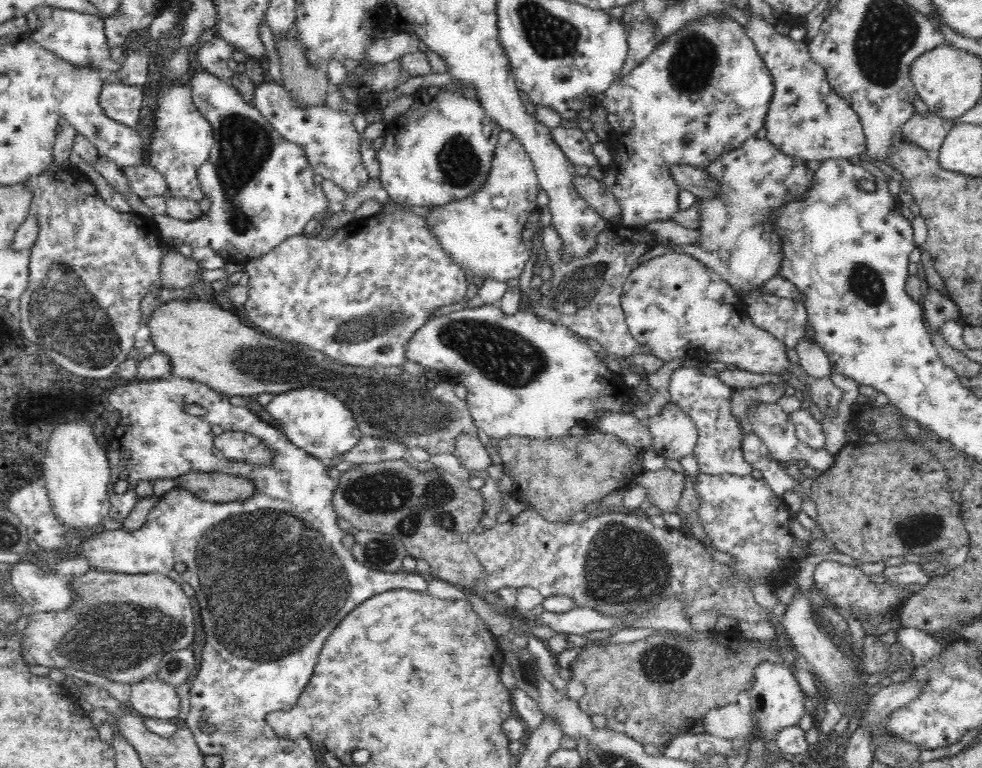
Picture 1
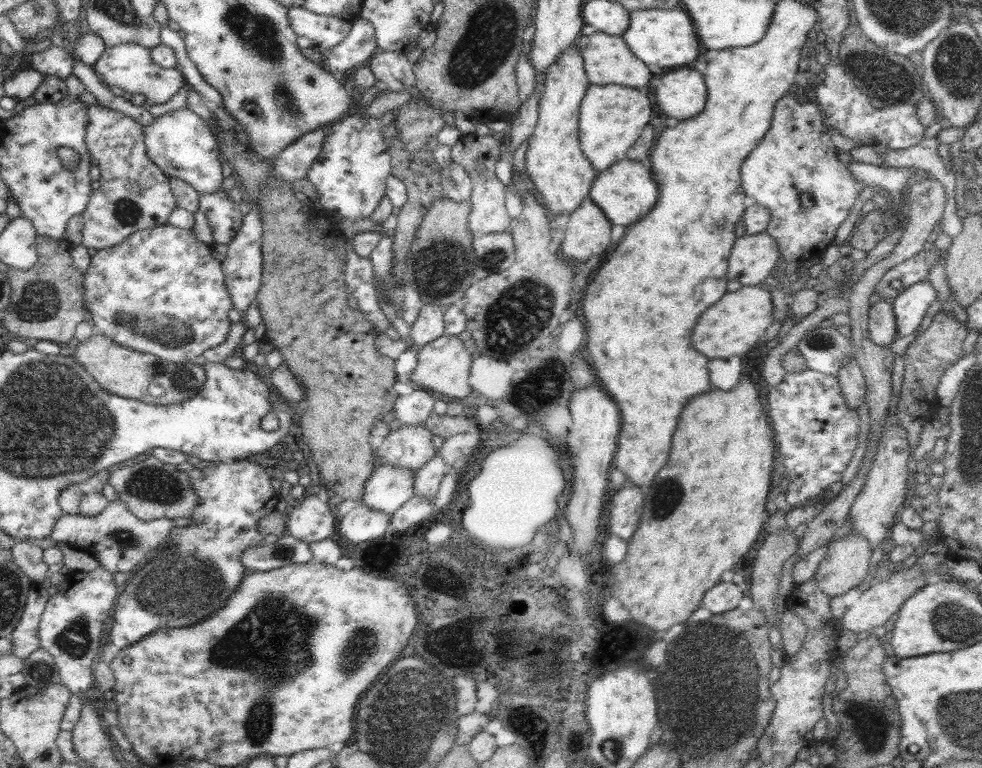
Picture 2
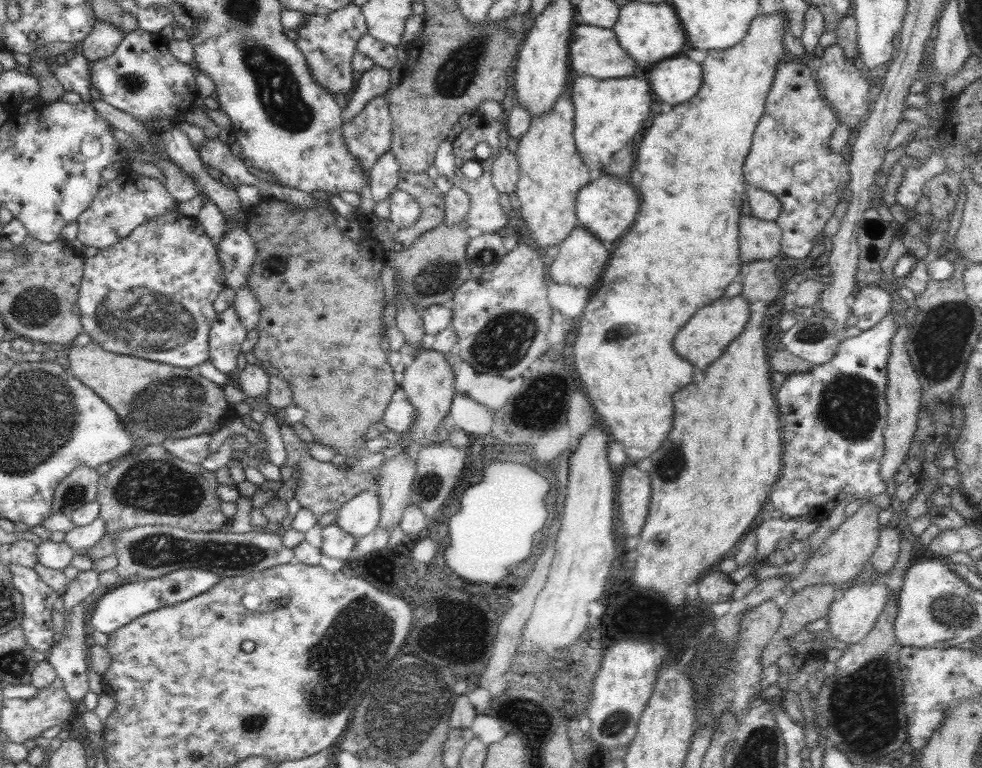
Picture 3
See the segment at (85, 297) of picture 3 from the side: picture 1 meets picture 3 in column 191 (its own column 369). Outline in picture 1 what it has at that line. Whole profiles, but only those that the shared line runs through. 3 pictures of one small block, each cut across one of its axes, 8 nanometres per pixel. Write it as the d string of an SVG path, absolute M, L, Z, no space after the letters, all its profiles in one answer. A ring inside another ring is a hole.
M383 209L378 214L363 219L354 219L346 226L339 228L329 238L324 239L320 234L305 233L290 236L283 240L276 248L273 248L265 255L252 259L247 262L244 267L249 275L249 297L244 303L246 316L249 324L254 329L272 334L272 336L288 340L288 342L299 343L300 346L306 346L309 350L320 351L330 358L339 360L344 365L356 365L366 368L378 368L387 366L402 366L406 362L406 344L410 342L410 338L420 330L420 326L424 326L424 322L430 319L430 316L442 308L442 306L450 306L450 304L458 304L466 298L466 288L470 286L470 282L466 279L464 269L456 262L452 261L452 255L445 251L442 243L438 241L438 237L428 229L428 223L424 217L412 213L408 209L400 209L393 213L386 213Z

